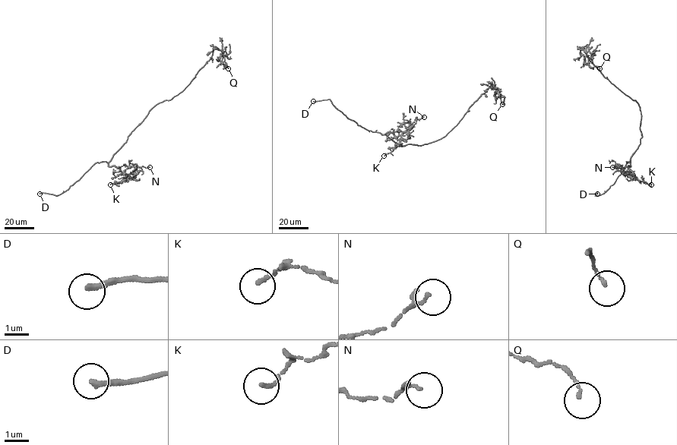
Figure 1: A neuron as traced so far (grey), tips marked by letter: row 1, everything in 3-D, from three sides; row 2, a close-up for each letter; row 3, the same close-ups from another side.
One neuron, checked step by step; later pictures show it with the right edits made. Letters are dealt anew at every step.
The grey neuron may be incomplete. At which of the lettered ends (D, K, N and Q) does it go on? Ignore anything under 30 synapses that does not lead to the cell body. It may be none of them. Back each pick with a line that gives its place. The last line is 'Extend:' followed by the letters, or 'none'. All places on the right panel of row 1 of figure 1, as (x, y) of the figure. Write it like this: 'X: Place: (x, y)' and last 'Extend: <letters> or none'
D: Place: (597, 194)
Extend: D

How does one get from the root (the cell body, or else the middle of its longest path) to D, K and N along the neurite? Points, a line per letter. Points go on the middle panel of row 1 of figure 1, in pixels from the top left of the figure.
D: (421, 145), (407, 143), (402, 146), (386, 134), (359, 125), (339, 110), (329, 99), (313, 101)
K: (421, 145), (407, 143), (402, 146), (382, 134), (389, 132), (401, 137), (393, 149), (384, 156)
N: (421, 145), (402, 146), (382, 134), (390, 132), (396, 137), (402, 135), (412, 127), (416, 118), (424, 117)

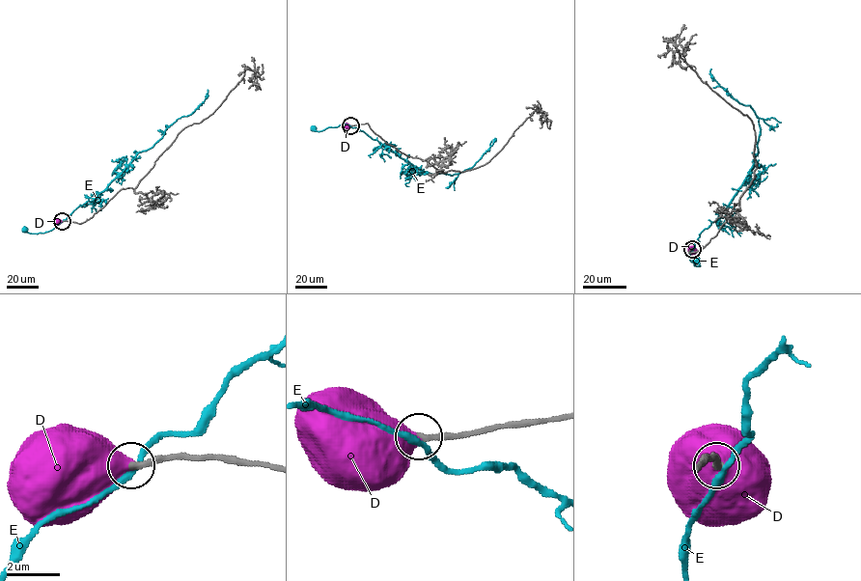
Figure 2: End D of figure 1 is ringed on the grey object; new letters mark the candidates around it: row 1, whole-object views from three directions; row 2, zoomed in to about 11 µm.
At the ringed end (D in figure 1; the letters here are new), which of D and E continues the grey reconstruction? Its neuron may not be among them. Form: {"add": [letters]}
{"add": ["D"]}

